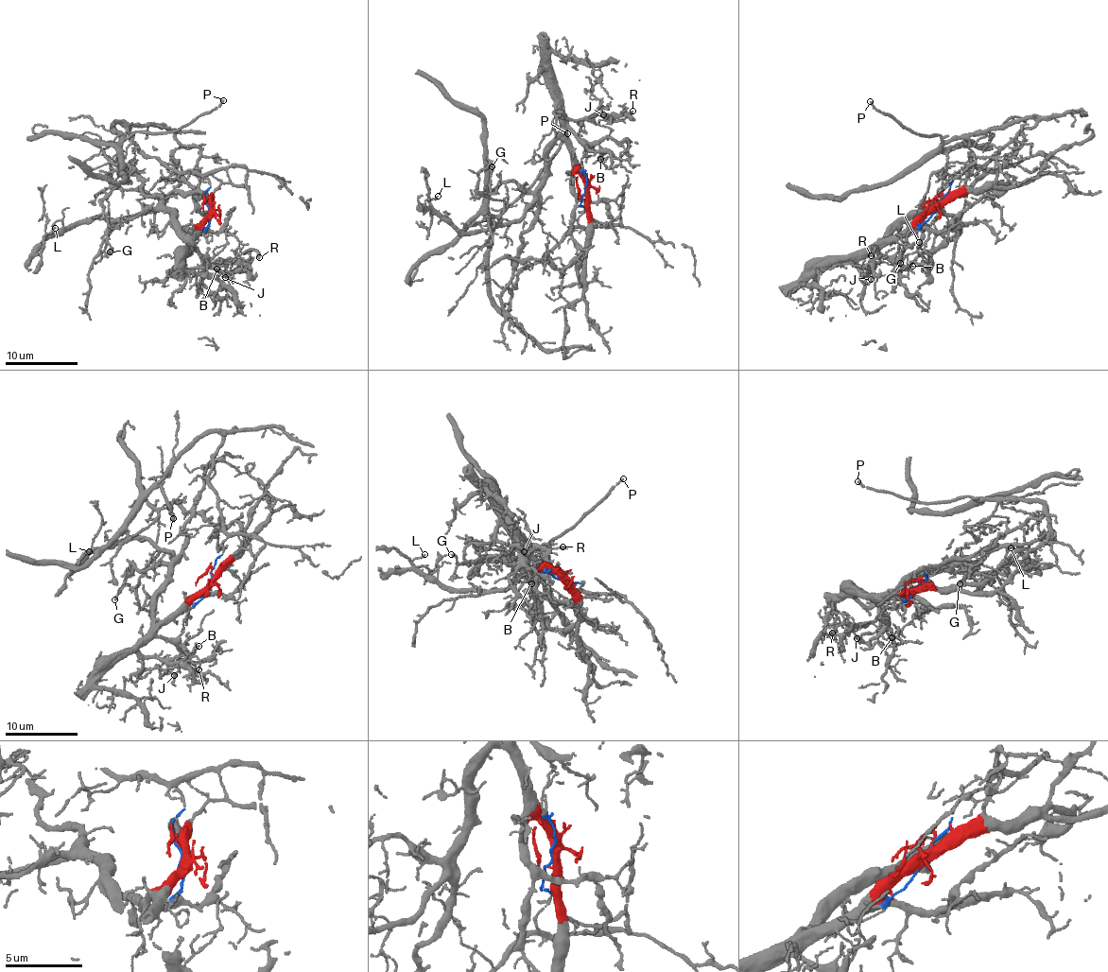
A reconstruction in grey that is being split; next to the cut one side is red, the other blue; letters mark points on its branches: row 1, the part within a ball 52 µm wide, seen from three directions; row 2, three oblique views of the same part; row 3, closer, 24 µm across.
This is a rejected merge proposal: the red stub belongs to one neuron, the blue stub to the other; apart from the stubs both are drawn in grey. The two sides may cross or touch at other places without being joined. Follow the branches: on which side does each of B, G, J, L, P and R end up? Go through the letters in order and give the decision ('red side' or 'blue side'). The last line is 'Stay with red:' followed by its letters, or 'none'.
B: red side
G: red side
J: red side
L: red side
P: blue side
R: red side
Stay with red: B, G, J, L, R

